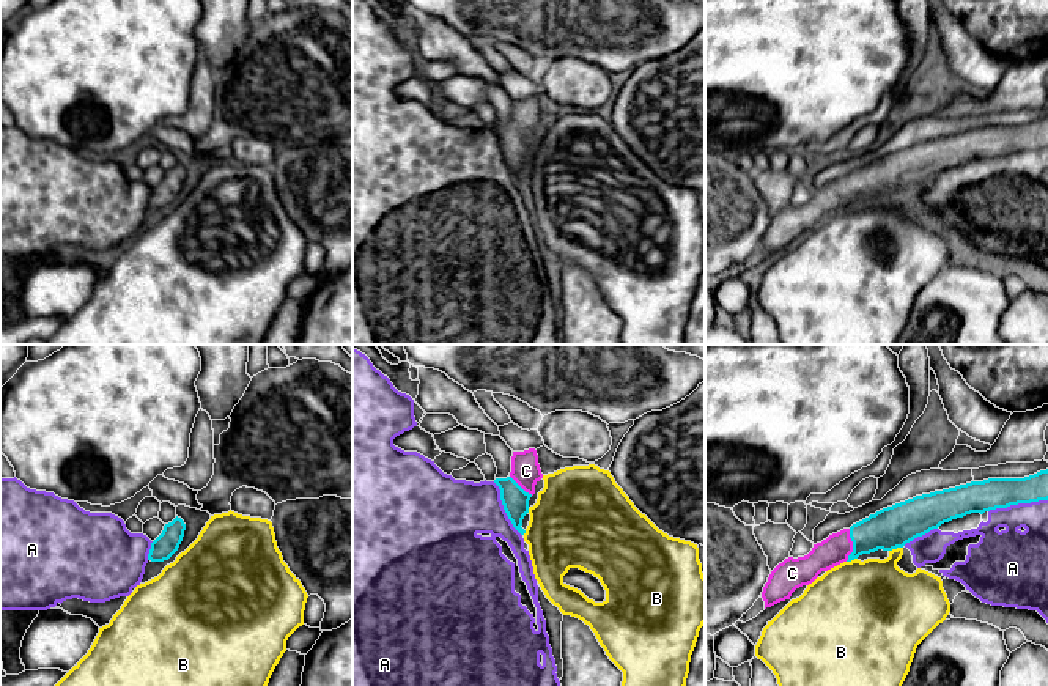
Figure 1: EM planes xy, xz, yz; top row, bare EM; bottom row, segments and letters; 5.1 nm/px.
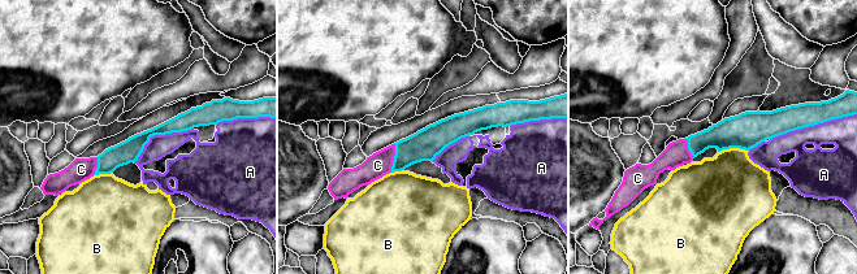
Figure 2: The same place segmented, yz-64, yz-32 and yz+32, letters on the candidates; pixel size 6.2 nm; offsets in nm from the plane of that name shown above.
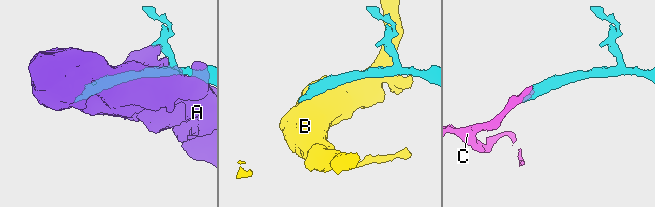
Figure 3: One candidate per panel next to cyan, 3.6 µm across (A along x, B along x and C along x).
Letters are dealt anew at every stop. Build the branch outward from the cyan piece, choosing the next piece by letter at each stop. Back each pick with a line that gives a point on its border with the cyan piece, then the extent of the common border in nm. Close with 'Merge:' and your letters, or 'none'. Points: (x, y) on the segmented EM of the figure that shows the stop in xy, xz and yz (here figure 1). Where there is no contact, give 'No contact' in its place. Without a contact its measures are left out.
C: Touches cyan at yz (853, 545). Shared border 170 nm
Merge: C

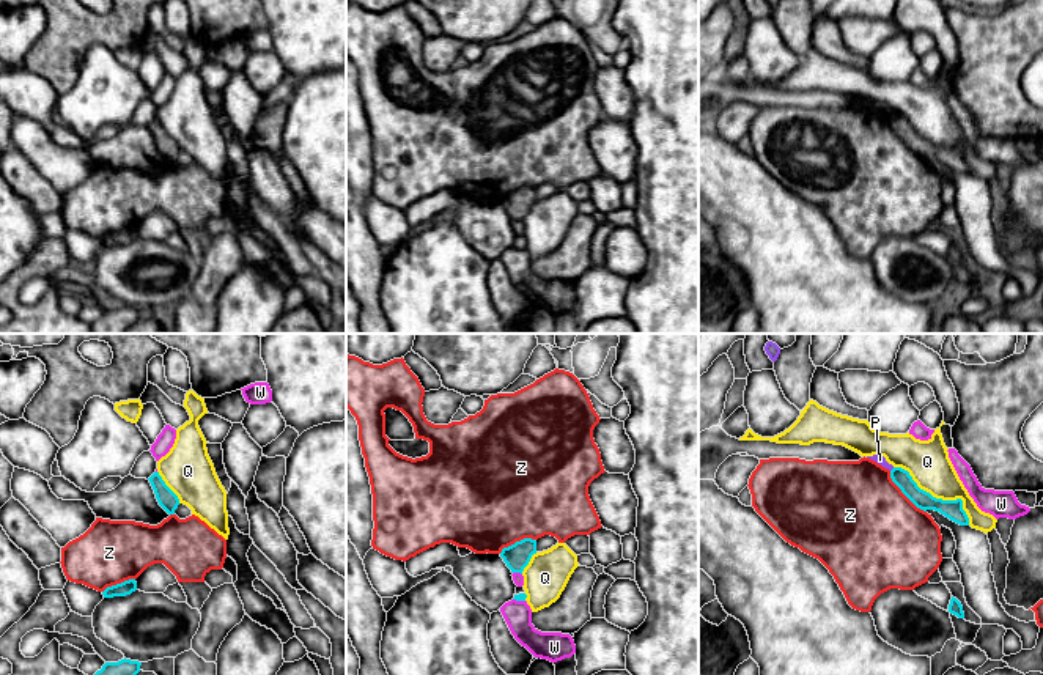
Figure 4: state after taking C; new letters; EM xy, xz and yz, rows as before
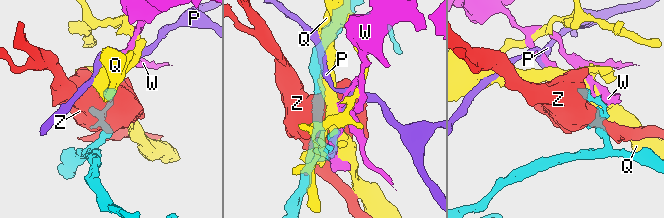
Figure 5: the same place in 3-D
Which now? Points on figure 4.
Merge: none

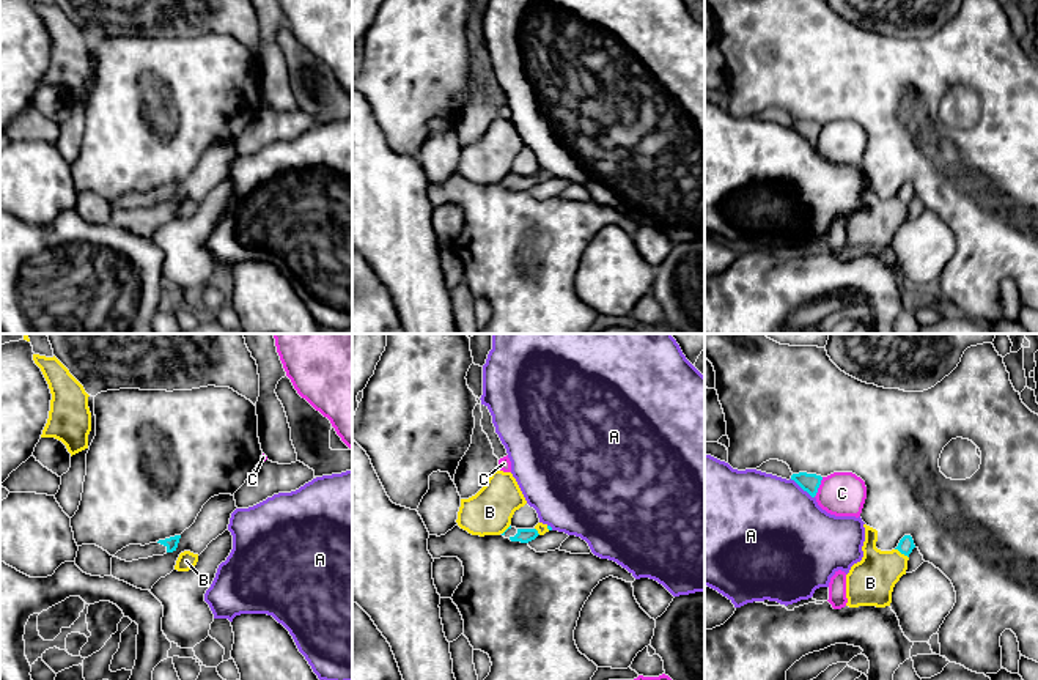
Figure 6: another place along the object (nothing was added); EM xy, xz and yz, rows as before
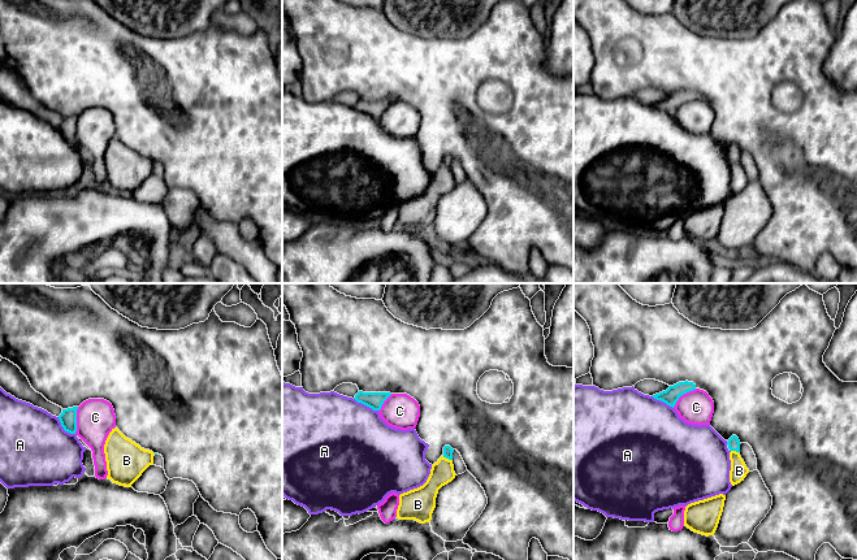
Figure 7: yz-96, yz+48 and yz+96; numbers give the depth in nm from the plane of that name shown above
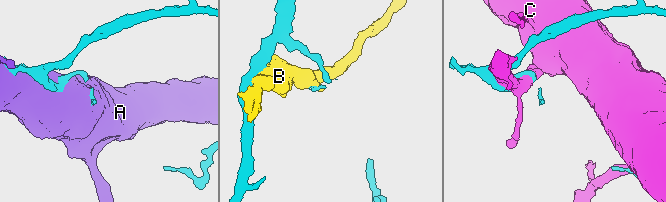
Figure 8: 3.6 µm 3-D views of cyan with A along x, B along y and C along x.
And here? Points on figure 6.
Merge: none

